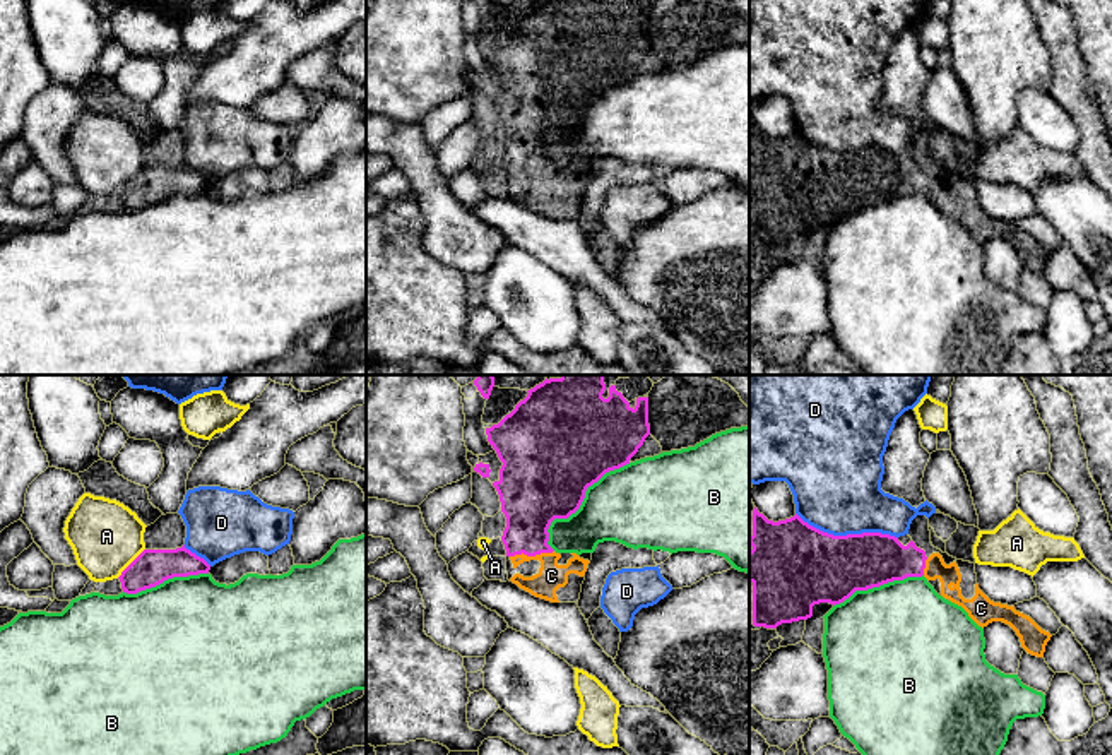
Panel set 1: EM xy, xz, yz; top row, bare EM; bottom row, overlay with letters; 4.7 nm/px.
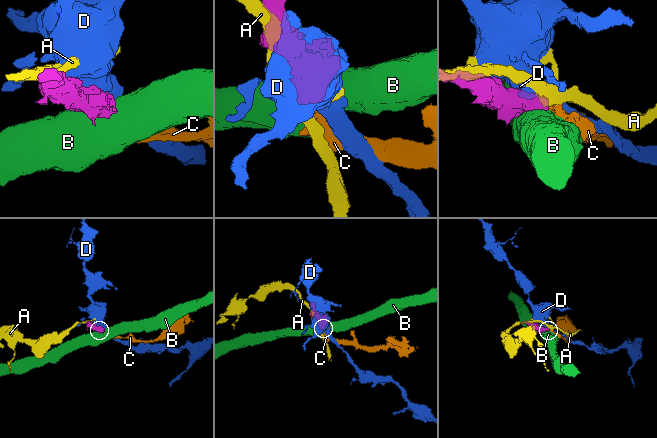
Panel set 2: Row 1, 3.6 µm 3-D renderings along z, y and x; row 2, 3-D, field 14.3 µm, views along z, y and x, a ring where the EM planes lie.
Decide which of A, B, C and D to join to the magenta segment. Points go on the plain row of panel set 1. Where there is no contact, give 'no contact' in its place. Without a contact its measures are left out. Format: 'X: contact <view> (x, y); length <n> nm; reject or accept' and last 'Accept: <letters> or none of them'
A: contact xy (130, 180); length 190 nm; reject
B: contact xz (580, 120); length 550 nm; reject
C: contact xz (531, 172); length 220 nm; accept
D: contact yz (847, 151); length 500 nm; reject
Accept: C

